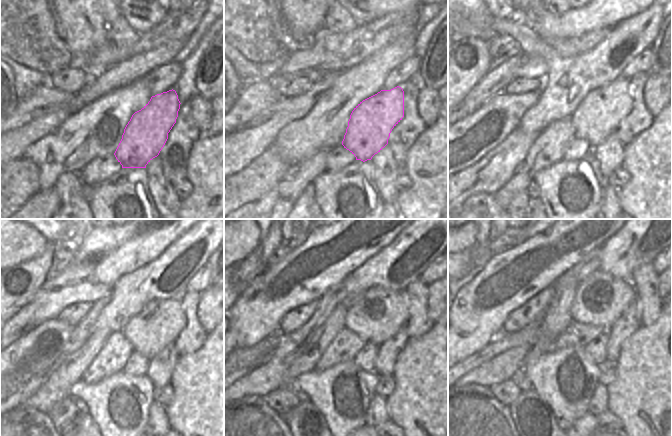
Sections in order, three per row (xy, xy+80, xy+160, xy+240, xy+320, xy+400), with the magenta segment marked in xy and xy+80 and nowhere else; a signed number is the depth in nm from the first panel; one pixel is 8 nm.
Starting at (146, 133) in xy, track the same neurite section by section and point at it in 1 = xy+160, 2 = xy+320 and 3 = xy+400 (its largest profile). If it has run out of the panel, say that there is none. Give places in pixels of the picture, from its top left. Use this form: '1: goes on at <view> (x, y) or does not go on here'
1: goes on at xy+160 (599, 114)
2: goes on at xy+320 (376, 315)
3: goes on at xy+400 (600, 300)

